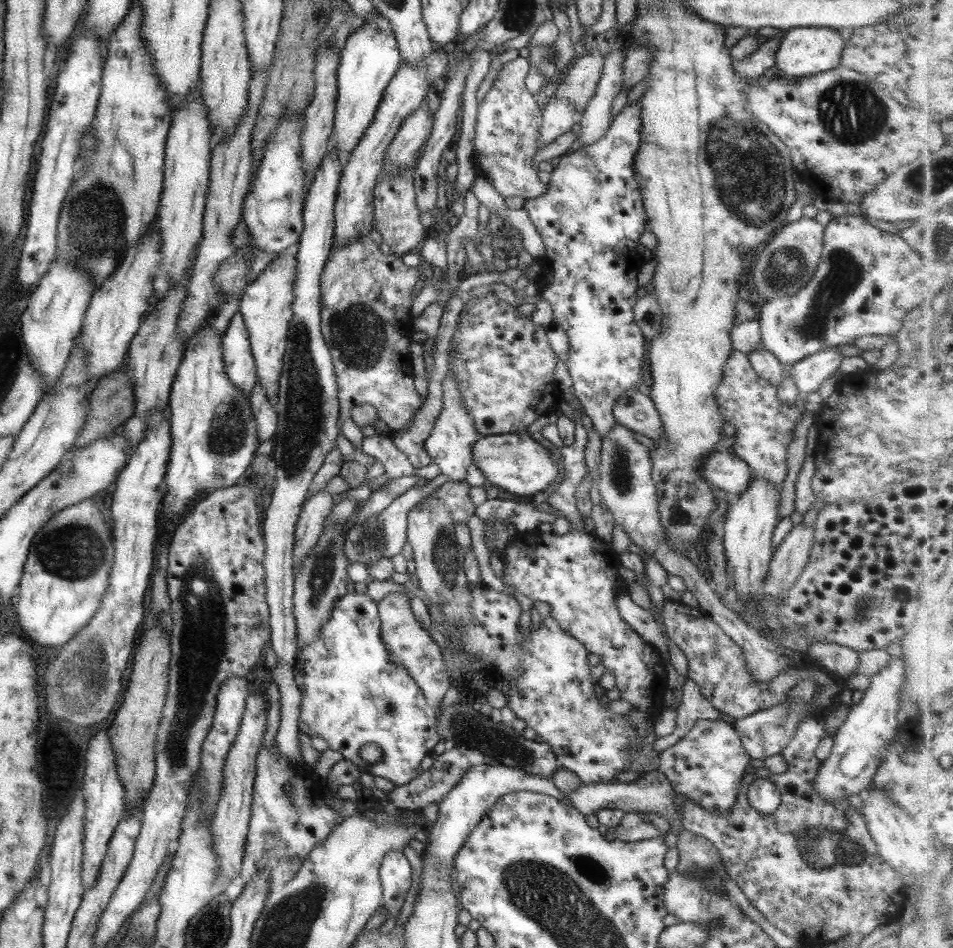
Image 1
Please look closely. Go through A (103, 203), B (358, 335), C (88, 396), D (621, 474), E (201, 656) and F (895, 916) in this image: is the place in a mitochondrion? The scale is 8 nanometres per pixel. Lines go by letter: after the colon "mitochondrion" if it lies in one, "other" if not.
A: mitochondrion
B: mitochondrion
C: other
D: mitochondrion
E: mitochondrion
F: other

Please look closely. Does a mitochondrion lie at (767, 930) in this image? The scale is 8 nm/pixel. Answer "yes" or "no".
no

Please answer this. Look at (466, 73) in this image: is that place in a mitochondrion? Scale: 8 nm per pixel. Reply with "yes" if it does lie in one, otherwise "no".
no

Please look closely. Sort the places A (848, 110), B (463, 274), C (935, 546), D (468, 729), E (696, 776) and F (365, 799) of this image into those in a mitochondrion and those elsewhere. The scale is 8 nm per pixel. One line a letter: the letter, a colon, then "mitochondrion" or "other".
A: mitochondrion
B: other
C: other
D: mitochondrion
E: other
F: other

